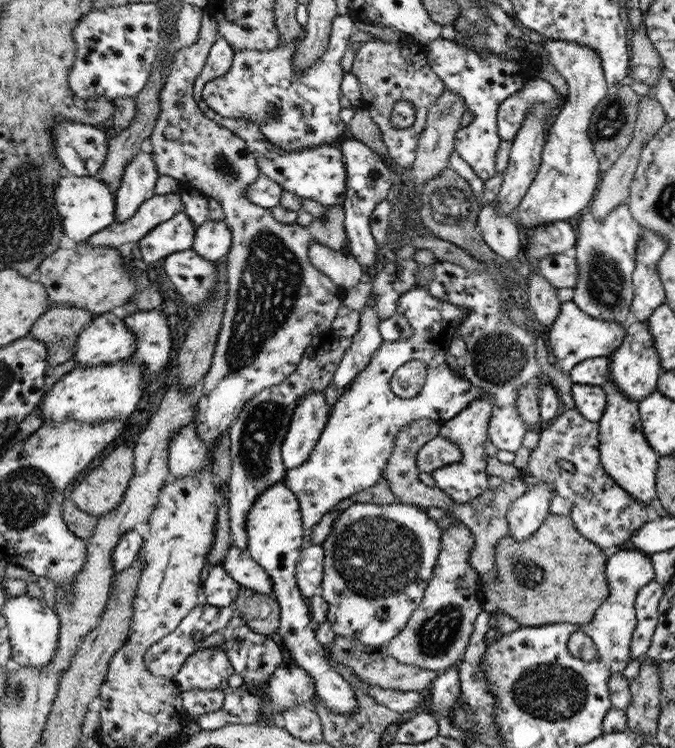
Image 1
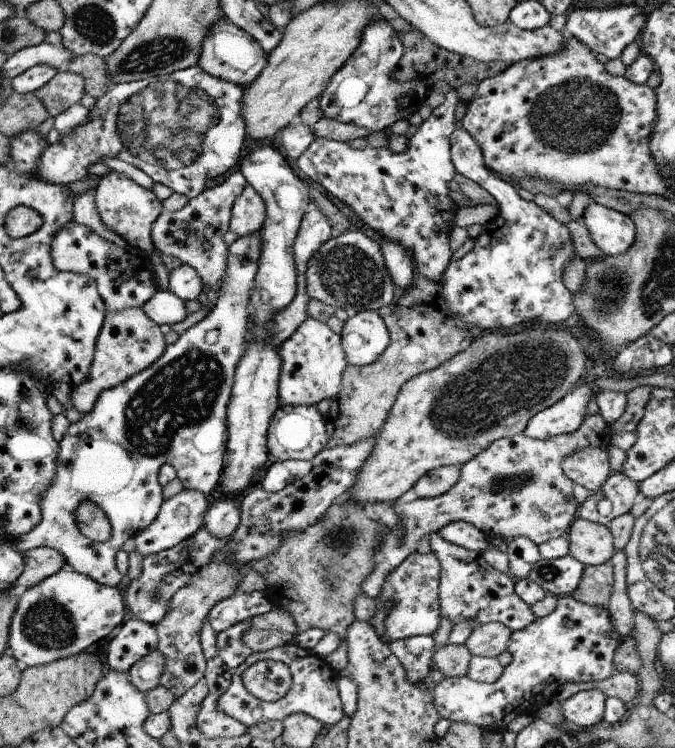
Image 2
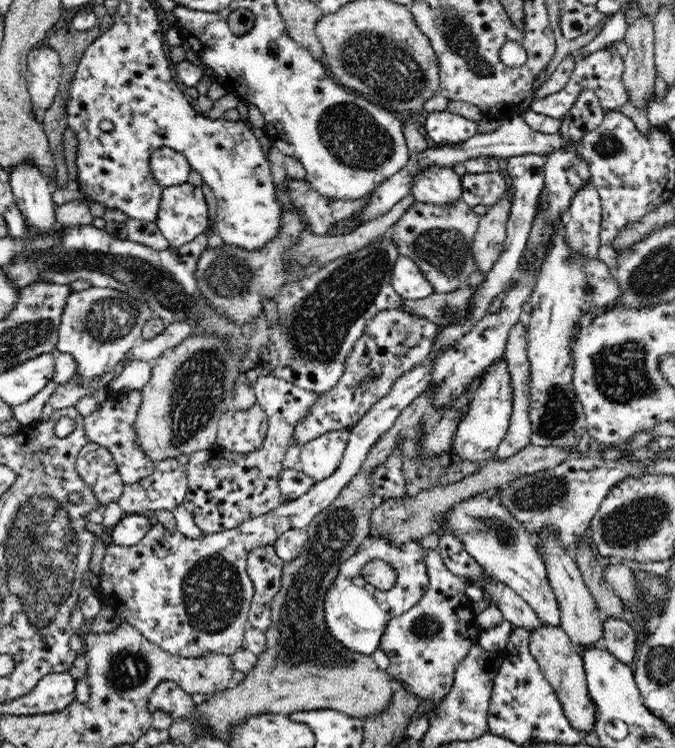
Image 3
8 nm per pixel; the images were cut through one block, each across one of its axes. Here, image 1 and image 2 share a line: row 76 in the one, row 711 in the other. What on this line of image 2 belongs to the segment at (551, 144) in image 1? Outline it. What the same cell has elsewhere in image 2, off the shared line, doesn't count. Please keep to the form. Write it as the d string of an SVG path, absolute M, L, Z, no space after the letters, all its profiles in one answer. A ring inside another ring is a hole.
M589 690L574 694L562 701L566 721L574 729L585 730L603 721L605 713L605 696L601 691Z

